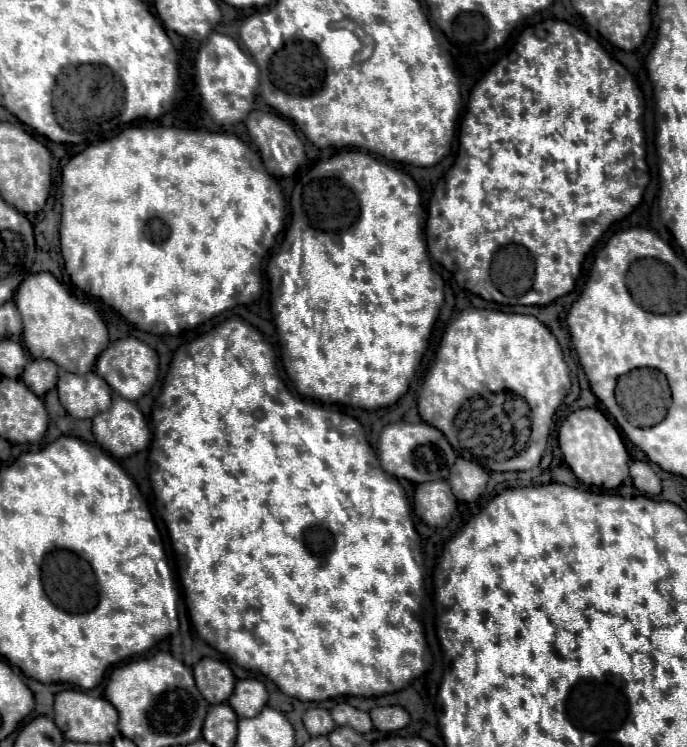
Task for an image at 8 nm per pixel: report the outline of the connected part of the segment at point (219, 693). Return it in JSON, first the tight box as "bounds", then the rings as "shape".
{"bounds":[194,657,236,703],"shape":[[[204,657],[194,665],[194,679],[208,703],[224,703],[232,695],[236,677],[224,661]]]}

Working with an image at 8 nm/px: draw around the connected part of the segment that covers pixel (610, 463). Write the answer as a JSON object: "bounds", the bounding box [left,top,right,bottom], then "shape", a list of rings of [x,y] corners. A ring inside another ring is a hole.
{"bounds":[558,409,628,489],"shape":[[[578,409],[570,413],[558,429],[558,443],[566,463],[586,485],[616,489],[628,477],[628,451],[624,441],[600,409]]]}

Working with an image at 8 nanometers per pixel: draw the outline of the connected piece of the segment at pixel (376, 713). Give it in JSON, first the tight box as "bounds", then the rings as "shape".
{"bounds":[370,705,410,731],"shape":[[[388,705],[388,707],[374,707],[370,711],[370,717],[372,717],[372,723],[376,729],[380,731],[398,731],[402,727],[408,725],[410,721],[410,715],[404,707],[400,705]]]}

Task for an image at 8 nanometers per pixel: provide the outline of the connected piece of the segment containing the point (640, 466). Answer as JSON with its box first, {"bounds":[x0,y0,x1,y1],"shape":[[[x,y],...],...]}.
{"bounds":[629,461,662,497],"shape":[[[632,461],[629,467],[629,474],[634,481],[634,487],[648,497],[656,497],[662,491],[660,477],[652,471],[652,467],[644,461]]]}

